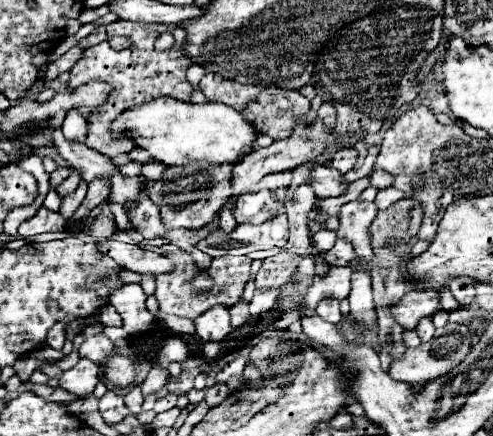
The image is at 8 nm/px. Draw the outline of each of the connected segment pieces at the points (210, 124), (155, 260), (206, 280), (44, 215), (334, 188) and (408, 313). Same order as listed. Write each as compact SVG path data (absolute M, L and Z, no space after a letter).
M159 97L151 103L123 111L123 115L119 115L119 119L111 123L111 131L115 137L119 137L119 133L131 135L137 145L145 147L153 155L153 159L165 165L185 165L193 161L237 163L245 149L255 147L259 135L255 131L255 125L247 123L241 111L235 111L229 105L195 105L171 97Z
M99 241L99 251L103 255L111 255L115 263L121 267L127 267L135 273L147 273L147 275L161 275L171 271L171 263L151 251L143 251L141 247L133 243L121 243L121 241Z
M199 271L195 279L191 279L191 285L195 287L195 291L207 291L211 289L211 275L207 275L207 271Z
M41 205L39 211L31 219L27 219L27 221L23 221L19 225L19 233L17 235L21 239L29 239L33 235L47 233L47 231L63 231L63 227L65 227L65 219L61 217L61 213L49 211L49 209L45 209Z
M321 165L311 173L313 189L317 197L339 197L347 191L347 183L343 173L335 171L333 167Z
M433 285L425 289L421 287L407 289L405 297L393 309L393 317L397 319L397 323L403 329L415 329L423 317L433 317L439 307L439 299L435 293L437 293L437 287Z

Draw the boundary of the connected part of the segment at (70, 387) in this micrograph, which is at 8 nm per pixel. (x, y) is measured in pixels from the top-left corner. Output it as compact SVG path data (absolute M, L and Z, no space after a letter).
M79 359L73 369L63 371L59 377L59 387L83 397L95 389L99 383L99 365L91 363L91 359Z

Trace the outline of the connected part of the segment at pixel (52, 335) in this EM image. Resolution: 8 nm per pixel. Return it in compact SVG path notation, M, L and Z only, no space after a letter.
M51 327L47 333L47 345L53 349L61 349L65 343L65 329L63 327Z

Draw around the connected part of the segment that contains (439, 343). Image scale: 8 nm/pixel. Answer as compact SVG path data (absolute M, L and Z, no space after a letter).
M447 323L445 327L435 331L431 341L421 343L415 349L407 349L401 359L393 361L391 363L391 377L397 379L397 381L407 381L411 385L425 383L425 381L437 379L437 377L453 371L465 359L465 355L469 351L471 351L471 331L469 331L469 327L461 325L461 323Z

